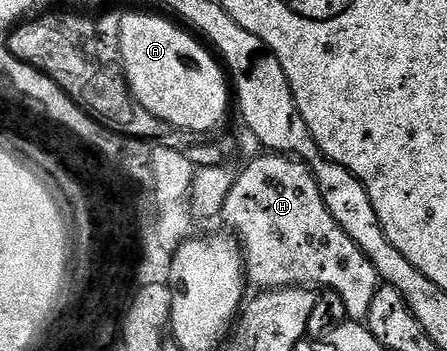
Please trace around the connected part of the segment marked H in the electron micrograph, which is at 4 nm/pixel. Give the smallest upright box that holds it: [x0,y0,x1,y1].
[220,153,379,320]

